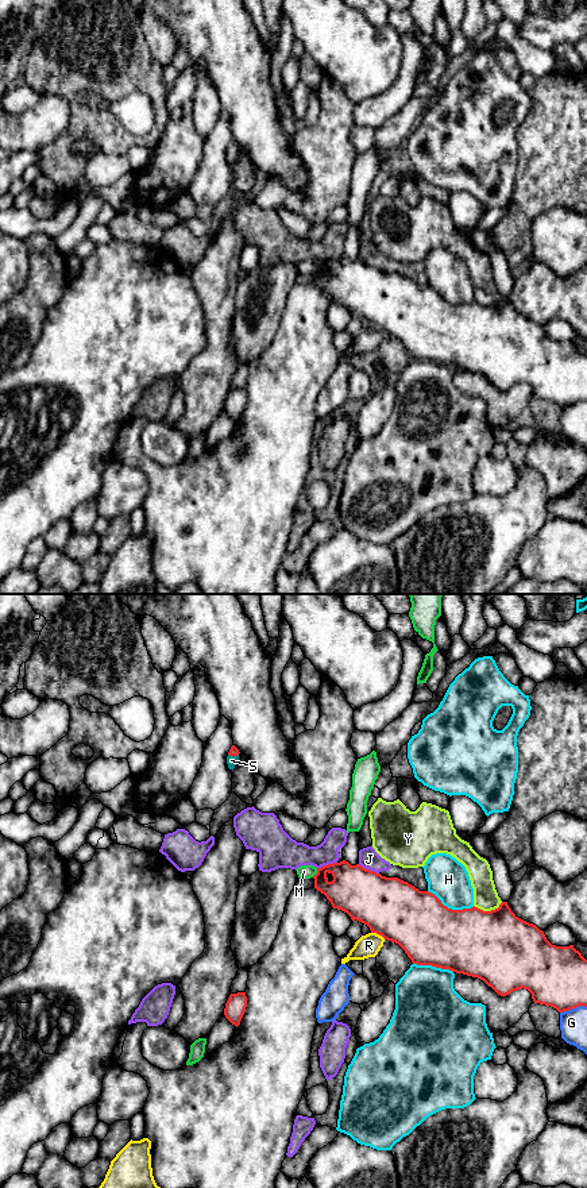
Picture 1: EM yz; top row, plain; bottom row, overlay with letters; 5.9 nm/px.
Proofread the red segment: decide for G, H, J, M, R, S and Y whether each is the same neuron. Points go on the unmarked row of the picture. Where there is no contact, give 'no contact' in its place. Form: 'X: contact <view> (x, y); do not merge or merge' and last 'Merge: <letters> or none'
G: contact yz (572, 402); do not merge
H: contact yz (451, 304); do not merge
J: contact yz (369, 265); do not merge
M: contact yz (317, 267); do not merge
R: contact yz (378, 328); do not merge
S: contact yz (234, 150); merge
Y: contact yz (487, 307); do not merge
Merge: S

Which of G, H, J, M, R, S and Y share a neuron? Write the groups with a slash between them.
G / H / J / M / R / S / Y

